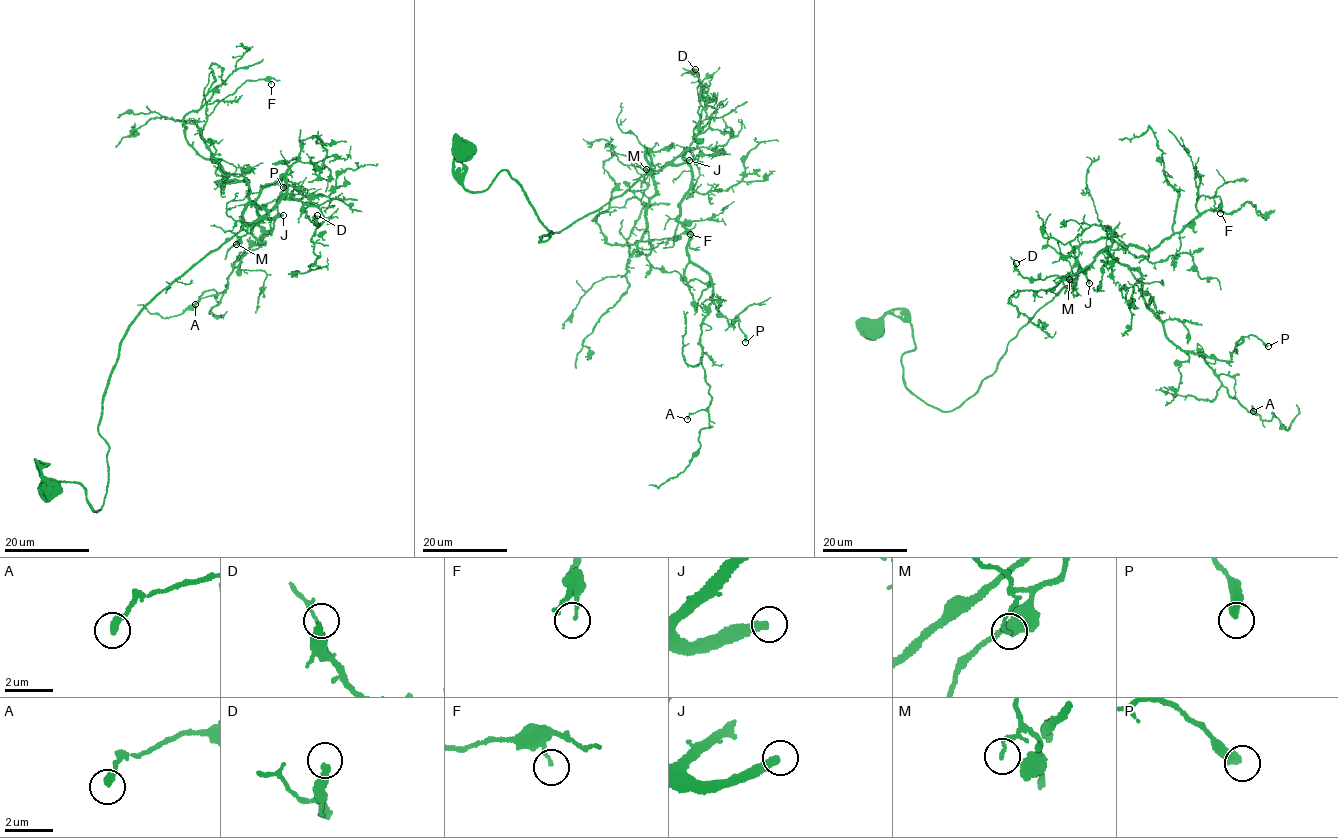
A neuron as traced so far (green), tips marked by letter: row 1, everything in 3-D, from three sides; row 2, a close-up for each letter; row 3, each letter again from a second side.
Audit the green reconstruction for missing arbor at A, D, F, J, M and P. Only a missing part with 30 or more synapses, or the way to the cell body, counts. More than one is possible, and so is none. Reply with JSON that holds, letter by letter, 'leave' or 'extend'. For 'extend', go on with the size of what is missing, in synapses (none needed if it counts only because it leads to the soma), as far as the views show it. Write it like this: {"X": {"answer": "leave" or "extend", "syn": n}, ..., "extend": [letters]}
{"A": {"answer": "leave"}, "D": {"answer": "leave"}, "F": {"answer": "leave"}, "J": {"answer": "extend", "syn": 700}, "M": {"answer": "leave"}, "P": {"answer": "leave"}, "extend": ["J"]}

